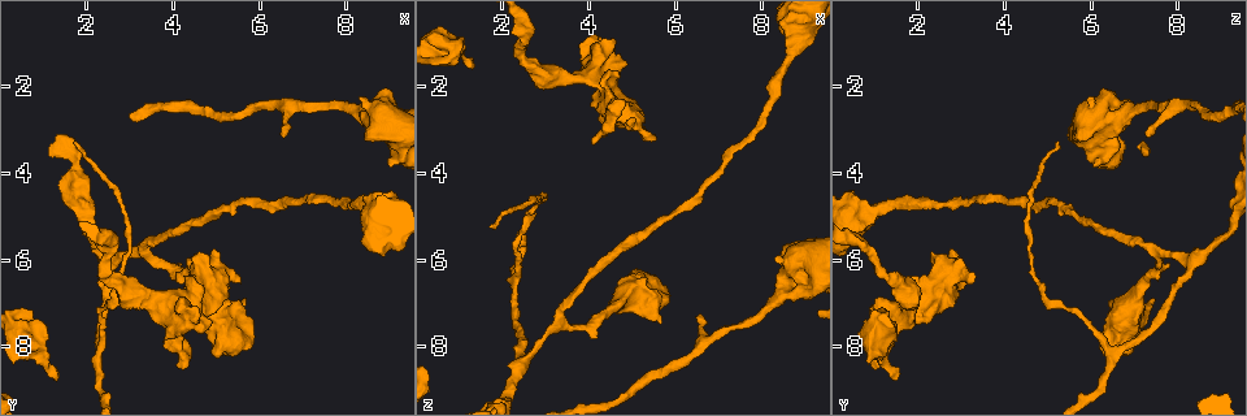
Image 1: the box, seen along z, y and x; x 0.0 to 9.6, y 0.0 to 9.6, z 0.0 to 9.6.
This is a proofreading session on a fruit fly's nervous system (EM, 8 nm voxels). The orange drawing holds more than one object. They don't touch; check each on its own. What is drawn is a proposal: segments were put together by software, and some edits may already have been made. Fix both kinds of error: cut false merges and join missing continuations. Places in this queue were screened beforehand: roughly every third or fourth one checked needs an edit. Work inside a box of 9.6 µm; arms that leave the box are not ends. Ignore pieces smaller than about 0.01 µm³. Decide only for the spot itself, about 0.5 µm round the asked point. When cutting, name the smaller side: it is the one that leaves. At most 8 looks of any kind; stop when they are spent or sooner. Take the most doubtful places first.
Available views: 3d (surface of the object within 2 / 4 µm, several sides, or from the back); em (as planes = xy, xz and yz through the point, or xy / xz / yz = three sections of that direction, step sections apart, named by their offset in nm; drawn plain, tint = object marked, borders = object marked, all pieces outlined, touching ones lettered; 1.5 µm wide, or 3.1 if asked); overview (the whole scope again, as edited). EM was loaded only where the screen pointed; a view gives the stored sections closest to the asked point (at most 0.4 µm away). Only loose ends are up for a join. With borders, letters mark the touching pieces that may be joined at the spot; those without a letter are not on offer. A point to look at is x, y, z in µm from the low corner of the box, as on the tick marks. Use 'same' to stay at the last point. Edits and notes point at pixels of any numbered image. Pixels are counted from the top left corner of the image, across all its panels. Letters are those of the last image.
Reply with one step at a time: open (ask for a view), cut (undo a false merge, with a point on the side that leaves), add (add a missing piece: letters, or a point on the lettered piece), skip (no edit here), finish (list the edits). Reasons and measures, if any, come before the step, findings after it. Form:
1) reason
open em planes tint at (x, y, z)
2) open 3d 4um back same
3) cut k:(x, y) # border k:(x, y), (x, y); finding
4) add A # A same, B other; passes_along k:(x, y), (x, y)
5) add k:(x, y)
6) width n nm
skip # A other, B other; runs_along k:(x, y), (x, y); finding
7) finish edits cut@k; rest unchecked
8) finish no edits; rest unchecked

long arm stops here
open 3d 4um at (1.30, 8.80, 1.55)

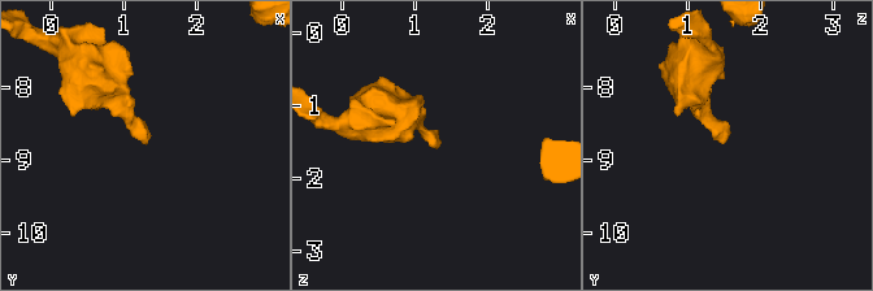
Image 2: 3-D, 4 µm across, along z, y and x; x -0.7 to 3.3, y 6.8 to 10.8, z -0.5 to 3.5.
need the tissue
open em planes borders at (1.30, 8.75, 1.50)

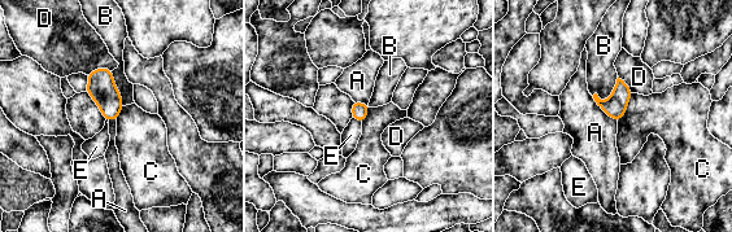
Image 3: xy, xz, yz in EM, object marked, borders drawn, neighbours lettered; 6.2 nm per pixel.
skip # A other, B other, C other, D other, E other; border 3:(632, 93), (626, 113), (617, 121); no lettered piece goes on from it

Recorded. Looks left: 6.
branch stops here
open 3d 2um at (4.25, 8.50, 1.05)

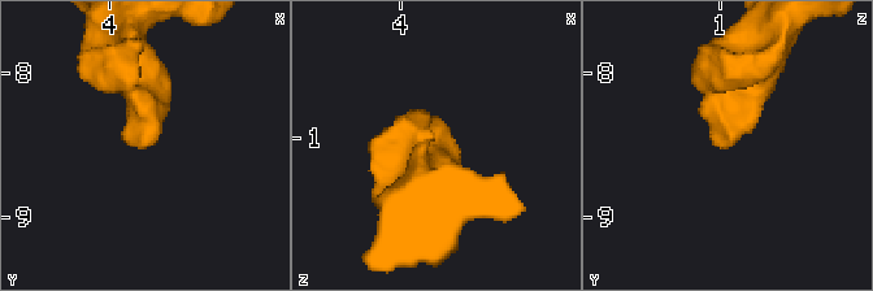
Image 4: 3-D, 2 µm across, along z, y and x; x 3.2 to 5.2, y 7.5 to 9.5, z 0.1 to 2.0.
need the tissue
open em xy step 4 tint at (4.26, 8.52, 0.98)

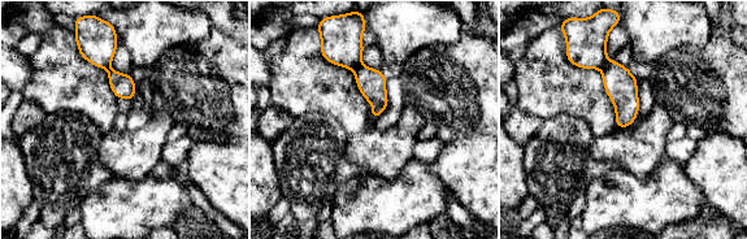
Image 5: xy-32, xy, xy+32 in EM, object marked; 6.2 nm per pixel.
cut it another way
open em planes borders same

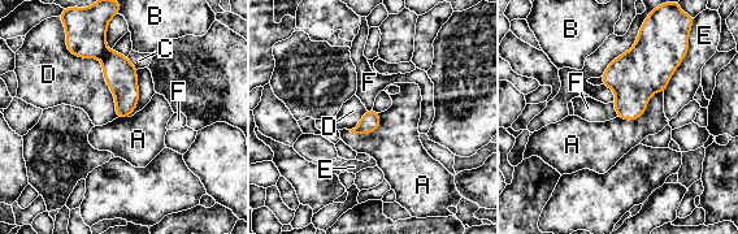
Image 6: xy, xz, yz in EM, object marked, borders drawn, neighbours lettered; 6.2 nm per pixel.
skip # A other, B other, C other, D other, E other, F other; none of them fits

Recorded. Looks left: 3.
thick end
open em xz step 8 borders at (5.55, 6.55, 3.15)

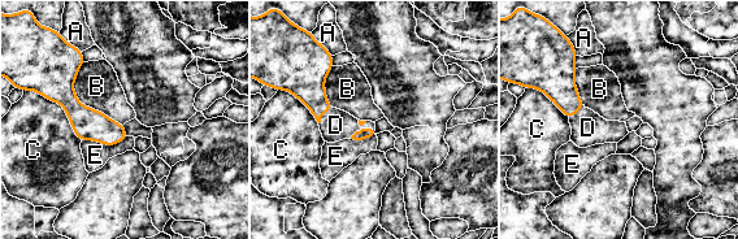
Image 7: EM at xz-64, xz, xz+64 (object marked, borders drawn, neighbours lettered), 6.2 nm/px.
add D # A other, B other, C other, D same, E other; it goes on there

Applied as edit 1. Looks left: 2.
finish edits add@7; rest unchecked

